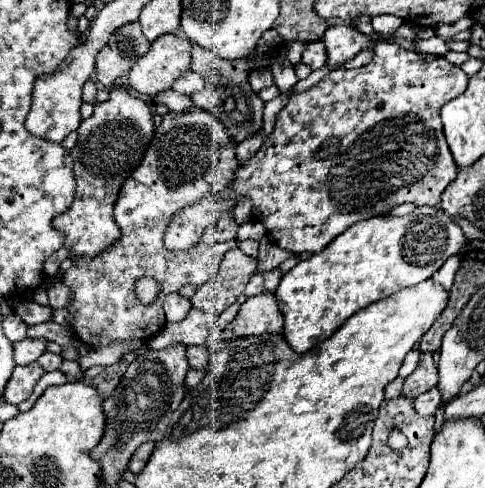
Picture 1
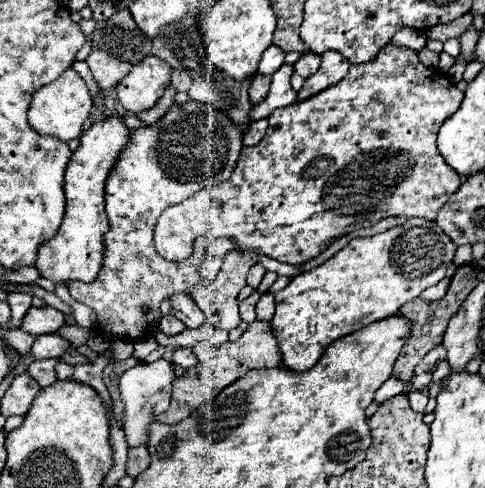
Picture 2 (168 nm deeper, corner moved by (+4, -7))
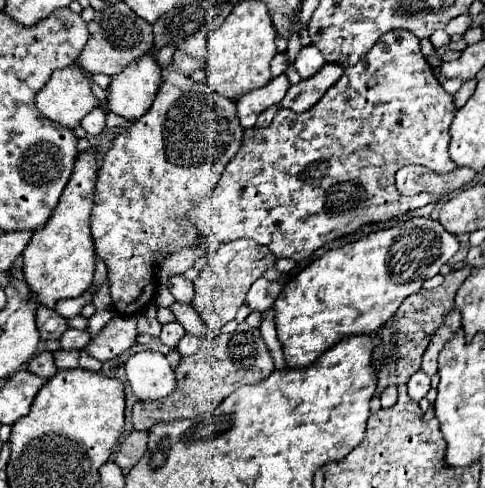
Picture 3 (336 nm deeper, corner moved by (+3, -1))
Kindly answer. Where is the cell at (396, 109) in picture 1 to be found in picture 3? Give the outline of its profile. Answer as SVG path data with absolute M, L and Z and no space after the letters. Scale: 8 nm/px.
M389 31L381 37L381 41L377 41L377 45L373 45L373 49L367 53L365 61L359 61L357 65L345 69L341 79L333 87L329 87L329 91L309 111L297 113L297 111L291 111L287 107L279 107L279 111L277 111L277 115L275 115L275 119L271 121L269 127L265 127L265 129L255 129L255 127L247 129L245 135L243 135L243 145L241 145L237 157L233 157L233 161L229 161L229 165L225 167L225 171L223 171L217 187L211 191L211 195L203 197L199 203L193 205L193 209L187 211L187 219L209 241L227 243L227 241L247 237L247 239L257 241L259 245L269 247L269 251L275 257L287 257L287 259L293 259L293 261L303 261L309 255L313 255L319 247L323 247L325 243L329 243L337 237L343 237L343 235L351 235L363 225L387 221L387 219L391 219L399 213L405 213L409 209L417 209L417 207L425 207L425 205L433 203L435 201L433 193L421 193L421 195L413 195L413 197L399 195L399 191L395 189L395 171L403 165L423 165L423 167L435 171L437 175L451 173L455 169L455 165L449 159L447 145L449 145L449 125L455 117L455 111L457 109L455 109L453 95L449 95L441 87L441 83L437 81L431 65L427 63L427 59L421 53L419 39L413 37L413 33L409 33L409 31Z

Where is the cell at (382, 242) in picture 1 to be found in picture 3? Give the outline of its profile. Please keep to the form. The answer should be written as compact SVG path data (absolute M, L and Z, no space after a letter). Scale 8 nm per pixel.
M415 217L409 219L405 225L397 225L385 231L375 231L365 237L359 237L351 243L345 243L337 249L329 249L329 253L321 255L309 267L301 269L297 275L285 283L281 295L277 297L275 309L275 325L277 325L277 339L283 347L285 363L291 369L309 367L317 361L317 357L333 347L347 335L359 333L375 333L395 311L397 305L409 295L417 293L423 287L425 279L439 273L441 265L449 263L449 259L457 253L459 243L455 235L445 231L439 221Z

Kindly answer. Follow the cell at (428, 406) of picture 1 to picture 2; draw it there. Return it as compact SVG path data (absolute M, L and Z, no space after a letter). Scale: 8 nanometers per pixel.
M408 389L408 401L410 401L410 407L418 413L424 411L426 403L428 403L428 389Z

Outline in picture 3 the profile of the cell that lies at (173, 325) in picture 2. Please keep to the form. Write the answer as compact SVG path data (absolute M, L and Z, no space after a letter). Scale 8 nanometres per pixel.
M173 321L173 323L167 323L163 325L163 331L161 331L161 341L169 347L175 347L179 343L179 339L185 335L185 329L181 327L179 321Z

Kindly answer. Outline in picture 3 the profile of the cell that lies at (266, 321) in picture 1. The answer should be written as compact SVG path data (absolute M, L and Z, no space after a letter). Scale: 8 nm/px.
M259 329L233 333L233 335L217 335L213 339L203 339L199 351L191 357L181 357L175 373L177 387L165 397L165 401L145 401L135 403L131 409L133 427L137 431L147 431L157 421L173 421L173 419L189 419L201 413L213 411L229 393L239 389L245 383L257 383L269 373L275 371L271 351L261 339Z

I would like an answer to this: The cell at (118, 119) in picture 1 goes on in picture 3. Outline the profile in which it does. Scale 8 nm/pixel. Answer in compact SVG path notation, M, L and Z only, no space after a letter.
M89 147L87 151L79 153L75 159L75 167L71 173L69 183L65 185L65 191L61 195L61 201L49 219L49 225L45 229L39 229L33 233L29 245L23 251L25 259L25 281L31 291L39 295L41 305L53 307L59 299L69 299L83 295L95 273L95 249L91 239L91 209L95 205L95 193L97 193L97 147Z

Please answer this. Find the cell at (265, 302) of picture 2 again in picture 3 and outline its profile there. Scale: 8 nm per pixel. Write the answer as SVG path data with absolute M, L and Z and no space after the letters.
M267 309L261 313L261 335L263 335L263 341L267 343L267 347L271 349L273 353L273 359L275 359L275 367L277 369L285 369L285 361L283 361L283 353L281 353L281 345L275 337L275 311L273 309Z

